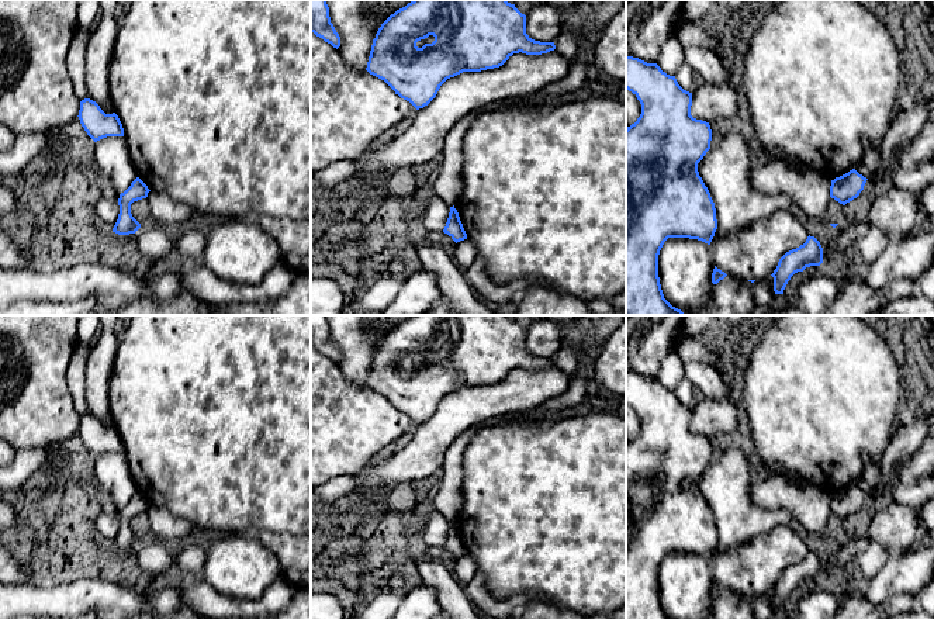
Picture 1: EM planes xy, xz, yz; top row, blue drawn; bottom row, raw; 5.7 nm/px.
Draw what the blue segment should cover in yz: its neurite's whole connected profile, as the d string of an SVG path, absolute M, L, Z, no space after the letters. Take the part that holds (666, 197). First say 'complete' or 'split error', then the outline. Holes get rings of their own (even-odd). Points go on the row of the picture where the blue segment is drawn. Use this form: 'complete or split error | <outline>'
complete | M626 56L626 89L632 91L641 104L640 117L634 124L626 128L626 315L685 315L664 298L658 277L658 255L668 238L689 238L710 245L715 236L717 229L715 203L698 172L698 163L710 149L712 129L709 122L696 120L691 115L692 93L684 90L678 84L675 76L663 72L657 63L647 63L639 58Z

